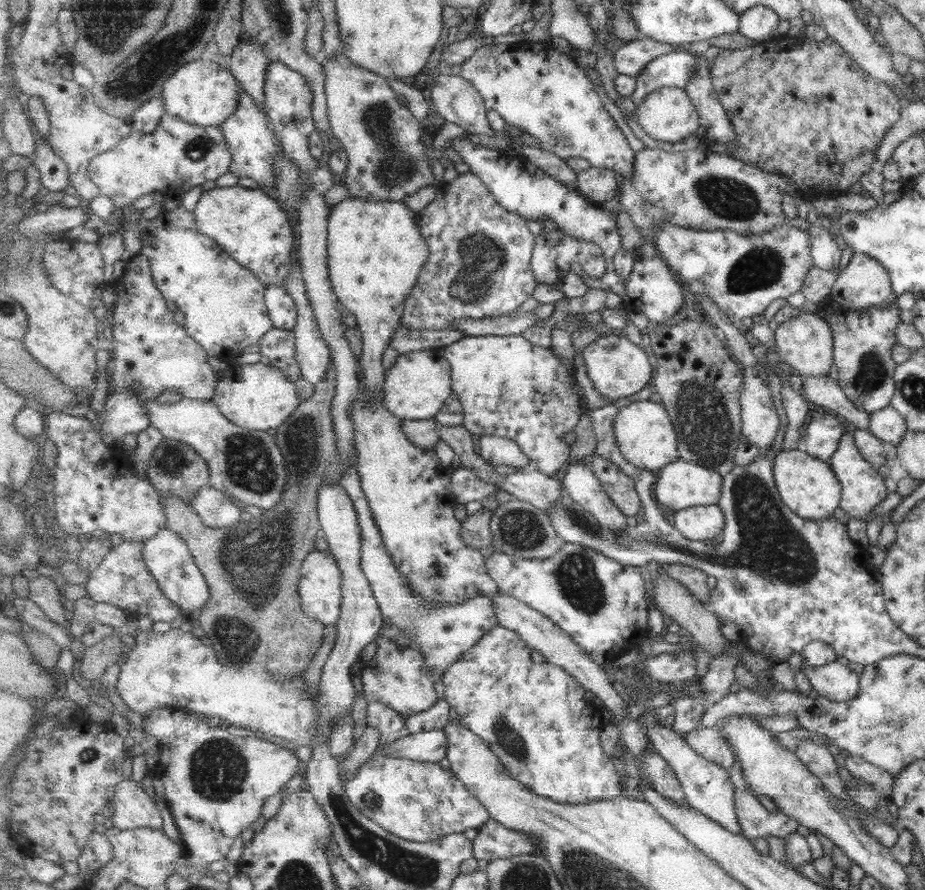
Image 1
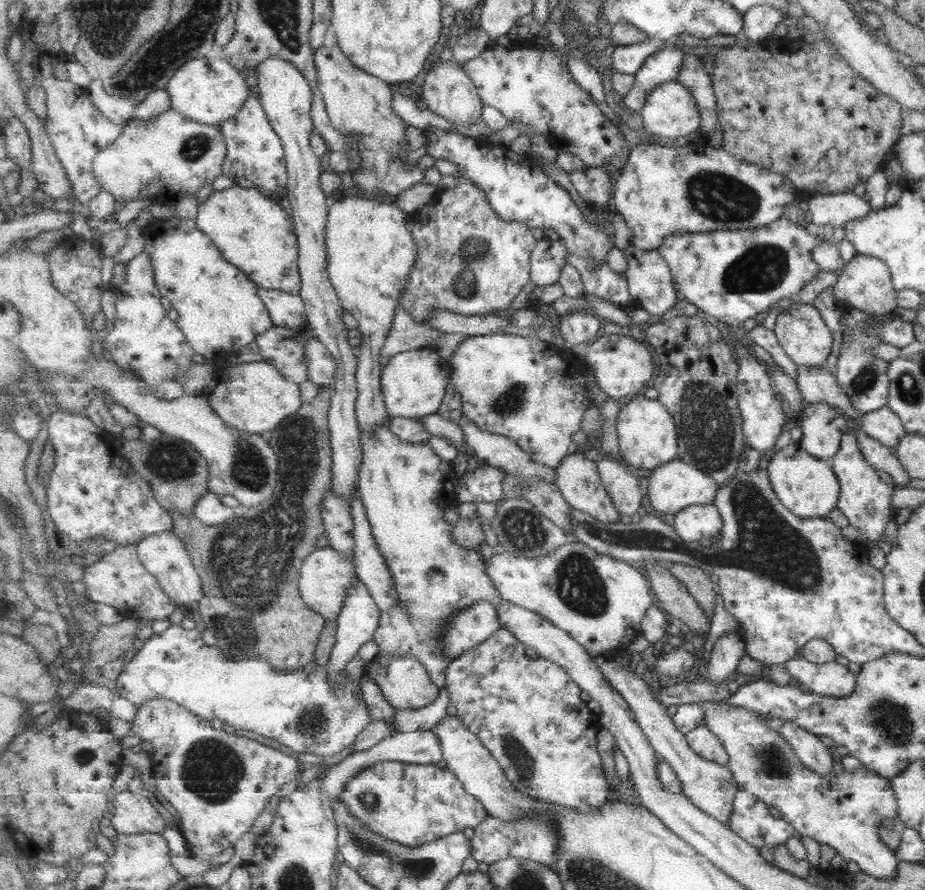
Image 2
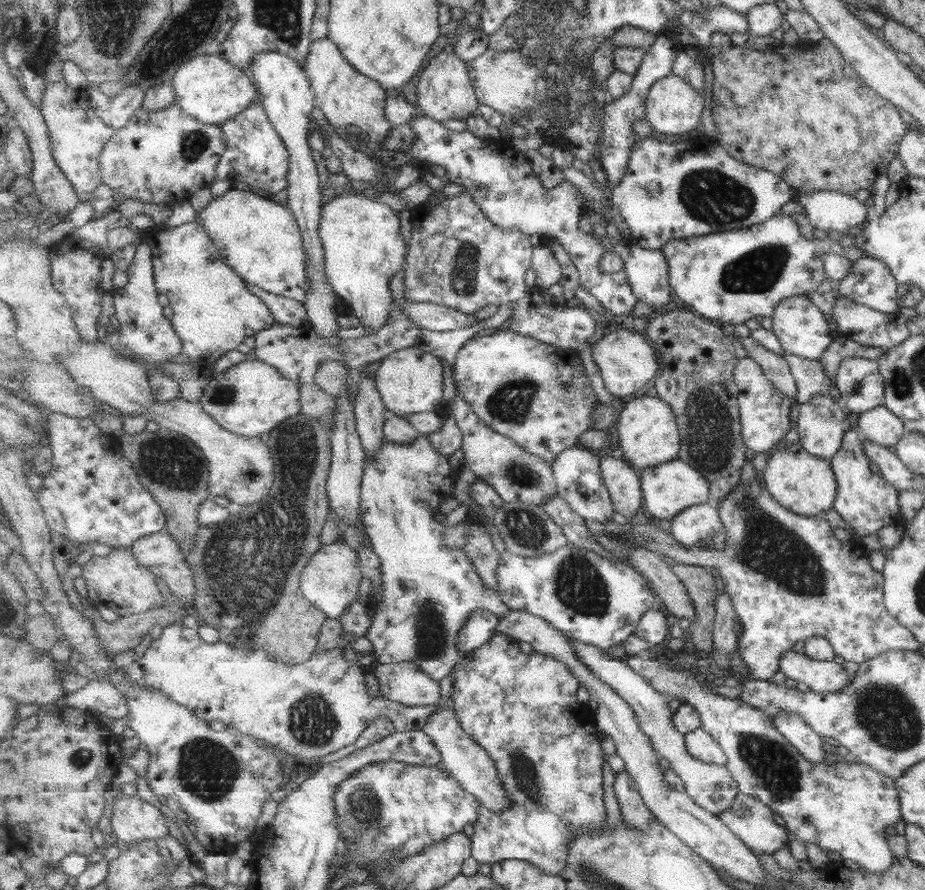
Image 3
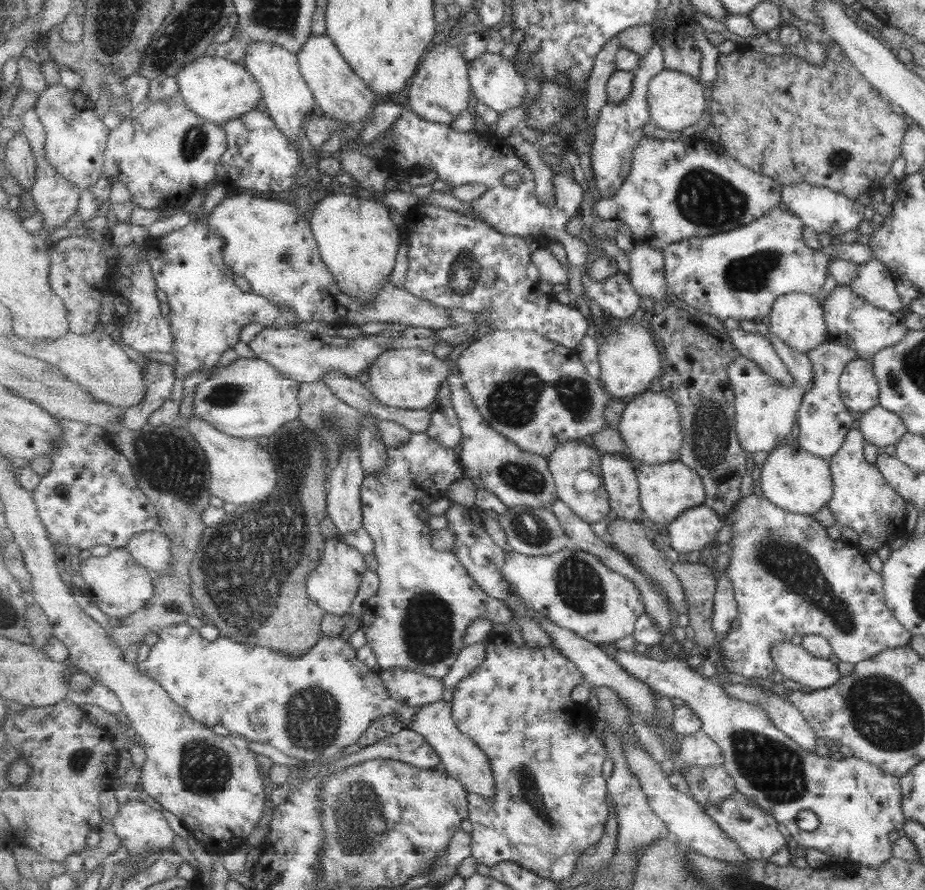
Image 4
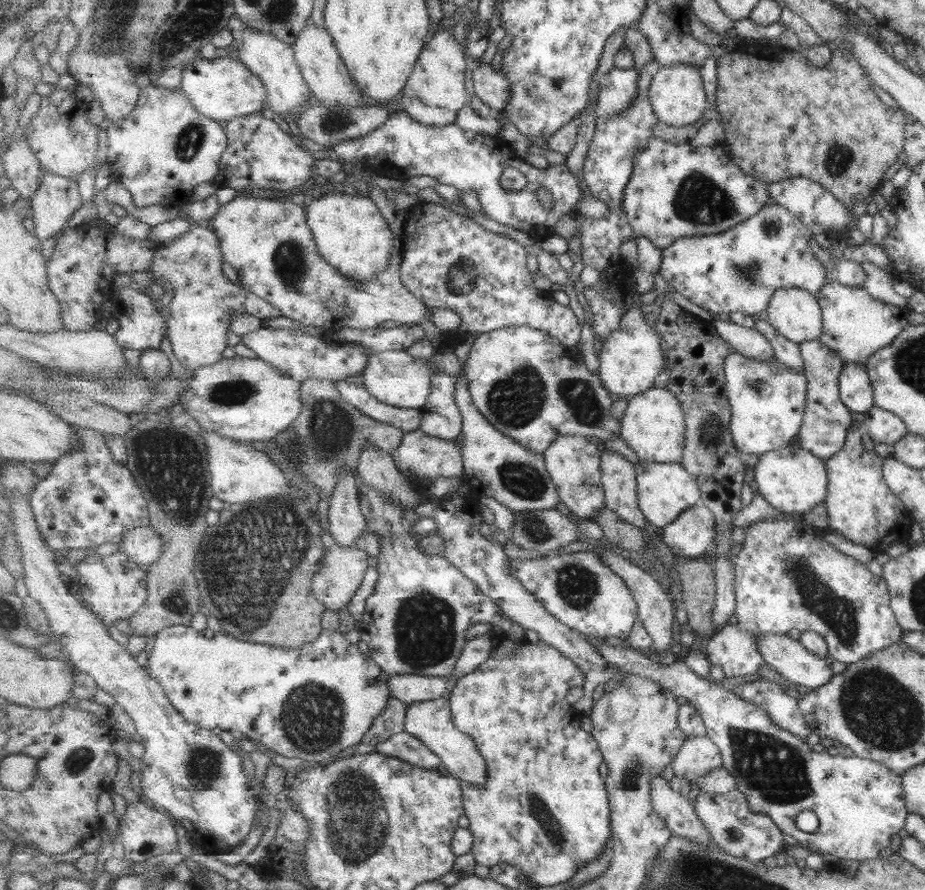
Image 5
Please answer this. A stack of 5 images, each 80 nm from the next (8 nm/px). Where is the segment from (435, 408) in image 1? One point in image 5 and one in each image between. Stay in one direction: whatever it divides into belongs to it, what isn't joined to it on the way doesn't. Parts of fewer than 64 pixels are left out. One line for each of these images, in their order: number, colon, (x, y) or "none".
2: (414, 381)
3: (410, 380)
4: (411, 378)
5: (395, 377)

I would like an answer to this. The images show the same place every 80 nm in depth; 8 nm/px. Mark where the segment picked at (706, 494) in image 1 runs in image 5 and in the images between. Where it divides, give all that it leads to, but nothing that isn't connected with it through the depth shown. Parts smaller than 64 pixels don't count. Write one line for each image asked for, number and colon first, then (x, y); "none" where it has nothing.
2: (677, 485)
3: (669, 488)
4: (667, 490)
5: (665, 490)

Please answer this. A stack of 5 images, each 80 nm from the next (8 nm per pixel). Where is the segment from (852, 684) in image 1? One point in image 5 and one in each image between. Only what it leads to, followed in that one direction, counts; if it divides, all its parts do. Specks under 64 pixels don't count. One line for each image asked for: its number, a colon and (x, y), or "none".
2: (831, 679)
3: (819, 676)
4: (794, 663)
5: (790, 661)

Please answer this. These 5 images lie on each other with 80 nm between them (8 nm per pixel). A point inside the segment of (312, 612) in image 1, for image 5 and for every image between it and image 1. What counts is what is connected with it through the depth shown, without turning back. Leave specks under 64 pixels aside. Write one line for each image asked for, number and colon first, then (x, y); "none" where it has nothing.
2: (327, 576)
3: (331, 582)
4: (334, 584)
5: (337, 580)

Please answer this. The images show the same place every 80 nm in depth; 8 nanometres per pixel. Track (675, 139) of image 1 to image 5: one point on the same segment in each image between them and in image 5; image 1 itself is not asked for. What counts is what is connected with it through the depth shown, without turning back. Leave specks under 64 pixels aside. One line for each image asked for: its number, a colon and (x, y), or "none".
2: (671, 112)
3: (675, 106)
4: (676, 99)
5: (677, 91)

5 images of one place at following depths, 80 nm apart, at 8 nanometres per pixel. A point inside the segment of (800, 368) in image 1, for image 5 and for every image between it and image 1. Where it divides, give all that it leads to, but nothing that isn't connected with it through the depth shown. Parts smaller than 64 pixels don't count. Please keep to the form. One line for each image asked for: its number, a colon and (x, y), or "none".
2: (802, 335)
3: (801, 328)
4: (797, 319)
5: (795, 313)

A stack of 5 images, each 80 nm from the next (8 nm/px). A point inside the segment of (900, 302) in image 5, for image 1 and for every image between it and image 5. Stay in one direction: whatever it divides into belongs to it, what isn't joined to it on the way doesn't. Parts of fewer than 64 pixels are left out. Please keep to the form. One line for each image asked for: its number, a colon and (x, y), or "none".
1: (863, 283)
2: (864, 284)
3: (869, 282)
4: (874, 283)

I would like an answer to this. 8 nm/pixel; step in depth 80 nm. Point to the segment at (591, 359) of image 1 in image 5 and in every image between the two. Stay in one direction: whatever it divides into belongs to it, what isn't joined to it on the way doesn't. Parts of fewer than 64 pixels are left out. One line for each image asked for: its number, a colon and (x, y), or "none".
2: (623, 366)
3: (628, 363)
4: (630, 359)
5: (631, 358)

